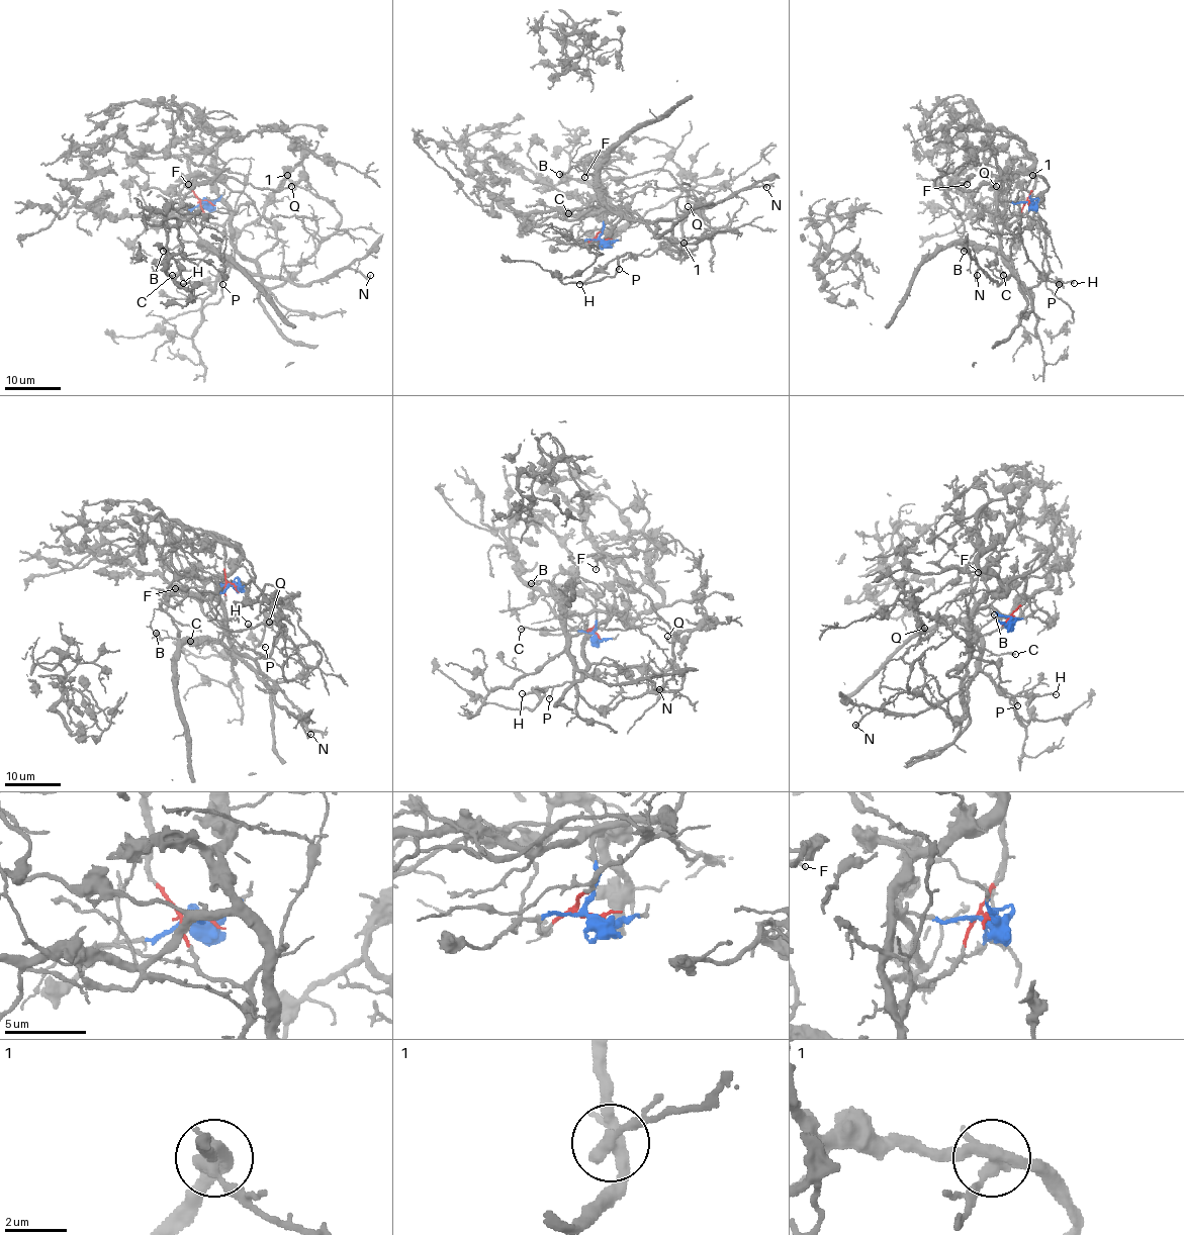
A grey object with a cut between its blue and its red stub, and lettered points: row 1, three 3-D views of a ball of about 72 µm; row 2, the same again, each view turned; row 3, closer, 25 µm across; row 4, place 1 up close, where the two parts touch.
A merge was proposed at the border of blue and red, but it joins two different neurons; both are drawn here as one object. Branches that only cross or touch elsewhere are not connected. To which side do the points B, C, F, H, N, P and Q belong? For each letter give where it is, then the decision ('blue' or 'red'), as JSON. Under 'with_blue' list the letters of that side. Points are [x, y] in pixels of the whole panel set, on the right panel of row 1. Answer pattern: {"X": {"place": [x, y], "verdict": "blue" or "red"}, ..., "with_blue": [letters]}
{"B": {"place": [964, 251], "verdict": "red"}, "C": {"place": [1003, 275], "verdict": "red"}, "F": {"place": [967, 184], "verdict": "blue"}, "H": {"place": [1074, 283], "verdict": "blue"}, "N": {"place": [977, 275], "verdict": "red"}, "P": {"place": [1059, 284], "verdict": "blue"}, "Q": {"place": [996, 186], "verdict": "blue"}, "with_blue": ["F", "H", "P", "Q"]}

